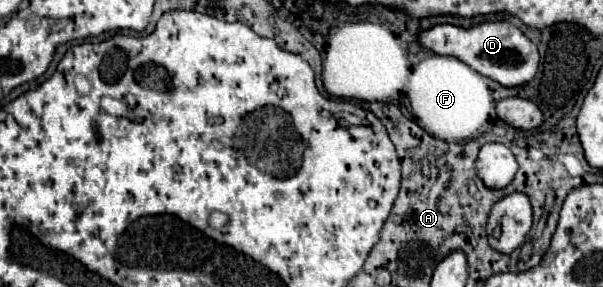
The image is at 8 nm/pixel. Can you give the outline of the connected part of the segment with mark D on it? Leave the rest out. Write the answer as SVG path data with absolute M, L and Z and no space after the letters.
M483 22L469 30L457 28L451 24L441 24L431 30L421 32L421 44L437 54L457 56L465 64L469 64L479 74L499 82L501 86L523 86L531 82L537 74L539 52L537 46L513 24L509 22Z

